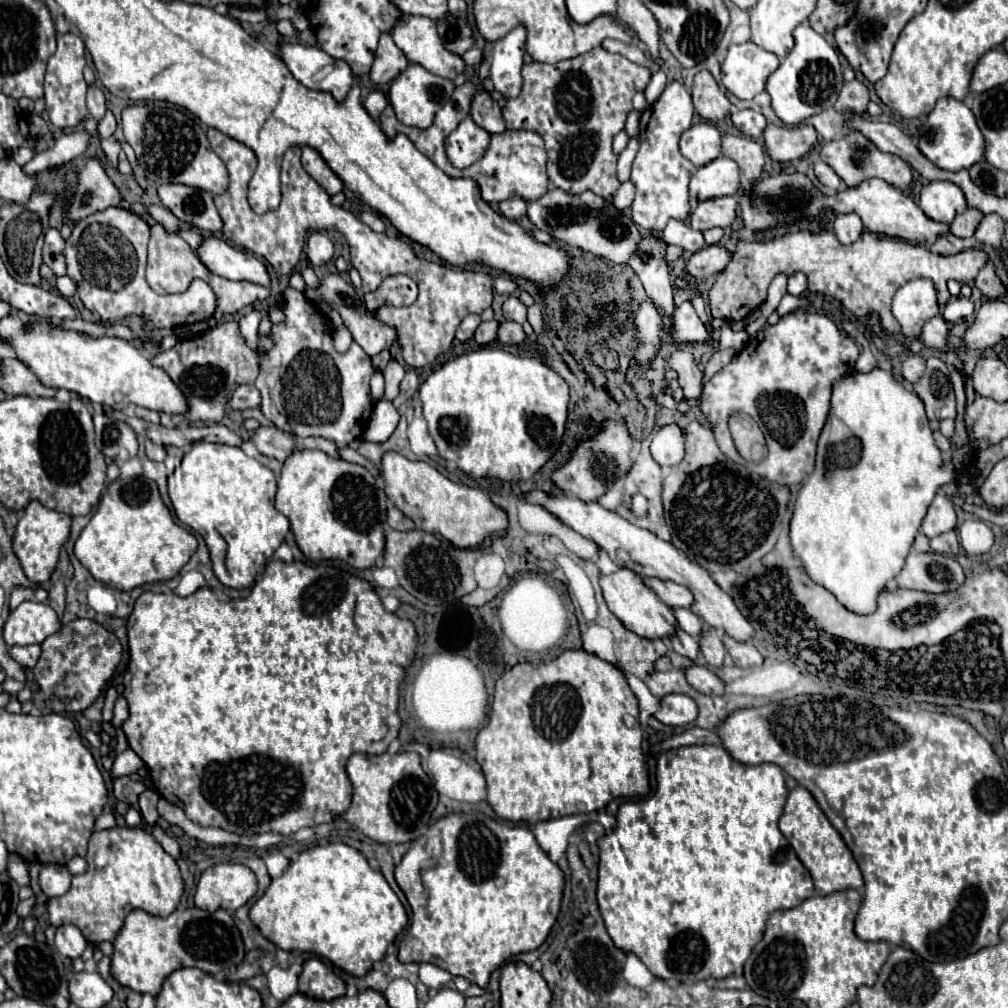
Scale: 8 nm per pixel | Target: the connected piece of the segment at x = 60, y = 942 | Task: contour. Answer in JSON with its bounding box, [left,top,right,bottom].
[56,925,88,959]

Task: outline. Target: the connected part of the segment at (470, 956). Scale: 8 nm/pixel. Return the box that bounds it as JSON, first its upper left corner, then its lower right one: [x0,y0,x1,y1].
[396,813,564,987]

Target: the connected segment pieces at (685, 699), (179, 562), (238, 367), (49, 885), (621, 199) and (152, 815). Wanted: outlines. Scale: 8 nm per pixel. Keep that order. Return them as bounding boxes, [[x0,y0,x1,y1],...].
[[654,695,698,725],[74,475,198,591],[150,321,260,427],[38,863,72,897],[612,181,634,211],[138,791,158,825]]

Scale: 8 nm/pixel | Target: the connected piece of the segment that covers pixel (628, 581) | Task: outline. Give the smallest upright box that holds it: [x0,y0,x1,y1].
[600,569,676,639]

